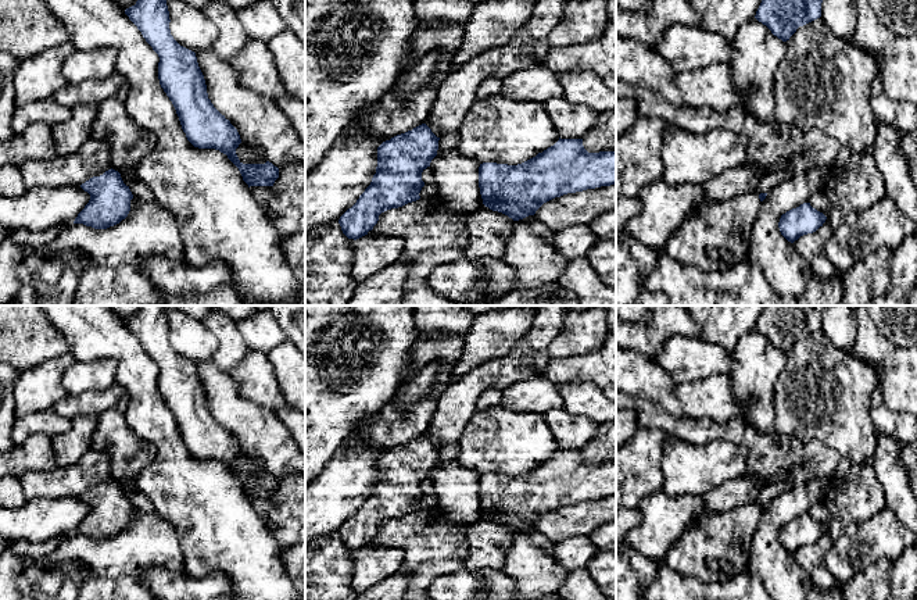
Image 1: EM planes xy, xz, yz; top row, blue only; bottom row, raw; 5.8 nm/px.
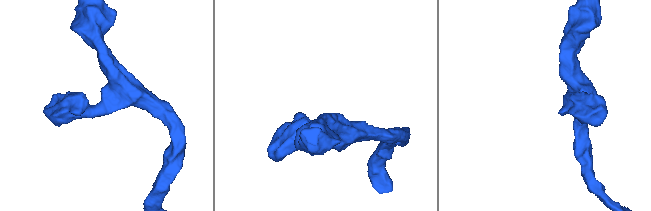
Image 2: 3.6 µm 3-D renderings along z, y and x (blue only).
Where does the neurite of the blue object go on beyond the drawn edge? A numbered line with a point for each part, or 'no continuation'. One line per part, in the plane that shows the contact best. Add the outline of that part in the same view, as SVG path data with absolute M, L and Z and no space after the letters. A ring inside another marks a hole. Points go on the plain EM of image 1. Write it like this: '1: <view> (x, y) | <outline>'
no continuation

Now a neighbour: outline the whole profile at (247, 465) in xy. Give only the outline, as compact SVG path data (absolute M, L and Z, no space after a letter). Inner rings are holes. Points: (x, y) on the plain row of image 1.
M241 451L239 458L236 460L236 465L243 475L265 475L268 471L265 469L264 464L258 462L257 460L248 457L246 453Z

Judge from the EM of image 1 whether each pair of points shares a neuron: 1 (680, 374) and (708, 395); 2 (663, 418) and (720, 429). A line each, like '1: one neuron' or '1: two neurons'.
1: two neurons
2: one neuron

